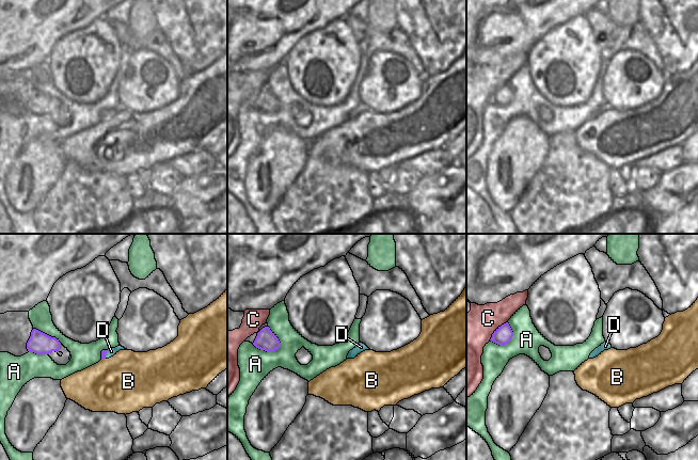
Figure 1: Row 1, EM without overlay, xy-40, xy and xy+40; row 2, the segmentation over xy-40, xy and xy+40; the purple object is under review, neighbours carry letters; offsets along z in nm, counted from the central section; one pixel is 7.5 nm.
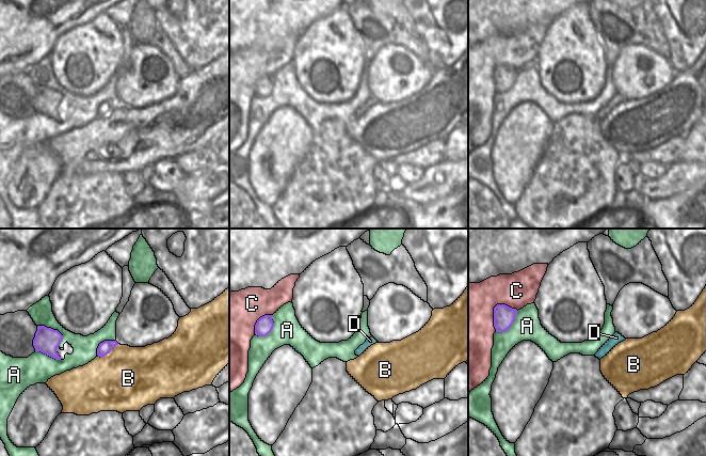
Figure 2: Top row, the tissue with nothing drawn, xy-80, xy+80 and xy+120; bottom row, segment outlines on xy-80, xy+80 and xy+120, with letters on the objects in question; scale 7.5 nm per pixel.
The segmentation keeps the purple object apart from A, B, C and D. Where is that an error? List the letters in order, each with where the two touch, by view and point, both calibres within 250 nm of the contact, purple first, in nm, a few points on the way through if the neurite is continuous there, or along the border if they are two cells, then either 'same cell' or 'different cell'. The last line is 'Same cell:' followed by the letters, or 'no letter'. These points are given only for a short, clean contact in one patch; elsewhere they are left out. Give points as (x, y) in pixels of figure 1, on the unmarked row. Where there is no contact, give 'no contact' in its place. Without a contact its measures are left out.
A: xy (267, 112) | 150/240 nm | different cell
B: xy-40 (104, 119) | 40/460 nm | different cell
C: xy+40 (496, 91) | 140/320 nm | different cell
D: xy-40 (106, 113) | 40/60 nm | along xy-40 (109, 110), (105, 119) | different cell
Same cell: no letter

